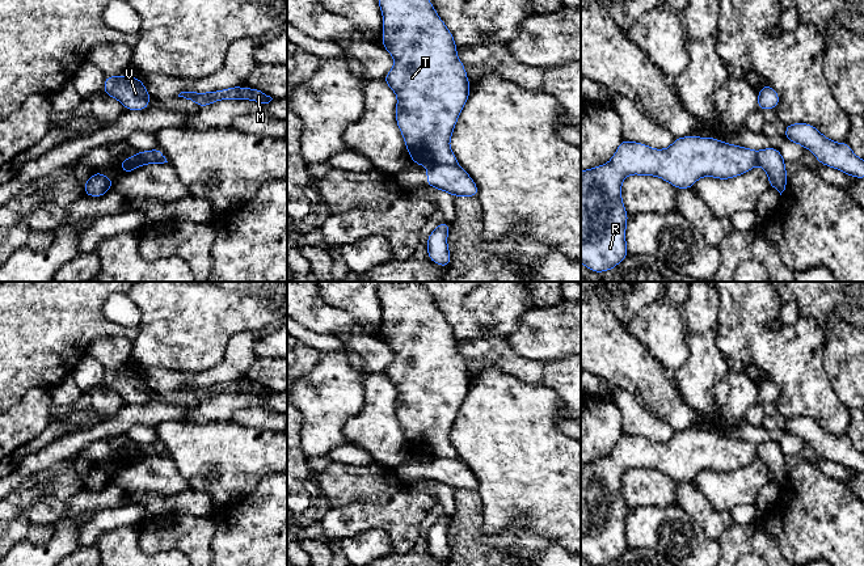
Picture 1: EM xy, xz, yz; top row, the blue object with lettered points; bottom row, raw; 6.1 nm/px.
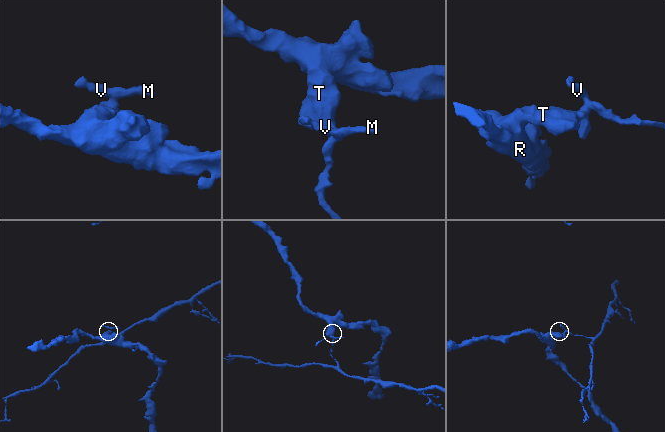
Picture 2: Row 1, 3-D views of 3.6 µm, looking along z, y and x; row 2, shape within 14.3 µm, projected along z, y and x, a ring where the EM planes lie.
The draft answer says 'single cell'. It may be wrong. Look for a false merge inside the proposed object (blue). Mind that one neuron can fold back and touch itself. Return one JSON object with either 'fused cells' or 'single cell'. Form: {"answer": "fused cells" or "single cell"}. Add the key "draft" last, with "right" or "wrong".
{"answer": "fused cells", "draft": "wrong"}

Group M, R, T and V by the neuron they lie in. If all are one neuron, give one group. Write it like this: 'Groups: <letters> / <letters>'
Groups: M V / R T

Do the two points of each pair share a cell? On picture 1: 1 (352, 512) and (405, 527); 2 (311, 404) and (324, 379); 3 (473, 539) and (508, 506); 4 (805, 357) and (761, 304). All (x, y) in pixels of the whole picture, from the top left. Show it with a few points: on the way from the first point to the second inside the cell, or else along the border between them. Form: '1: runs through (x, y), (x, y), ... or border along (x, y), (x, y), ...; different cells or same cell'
1: runs through (365, 516), (392, 516); same cell
2: runs through (316, 397), (324, 385); same cell
3: border along (483, 499), (483, 531), (488, 535), (498, 535); different cells
4: runs through (788, 355), (761, 328), (761, 321); same cell

